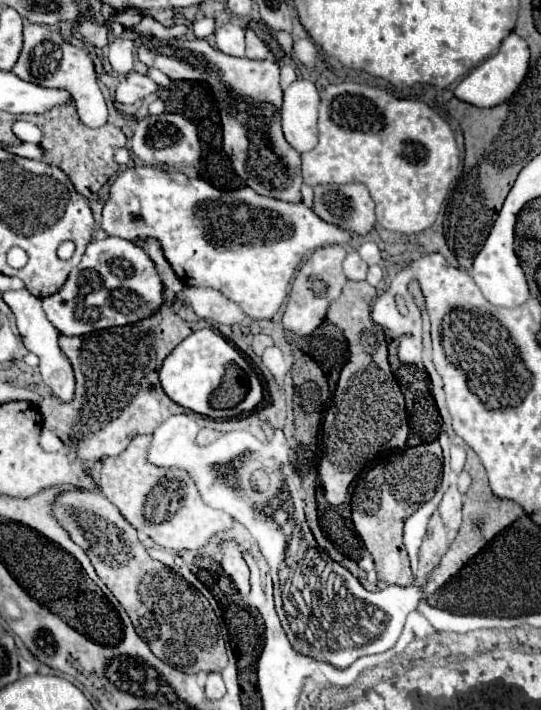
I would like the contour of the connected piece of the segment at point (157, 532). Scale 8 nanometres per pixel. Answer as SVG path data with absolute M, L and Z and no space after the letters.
M136 436L120 456L106 458L104 464L98 464L99 470L102 467L100 488L136 530L148 534L162 548L198 550L210 540L212 534L230 526L230 516L222 516L222 512L214 512L210 506L204 506L200 494L196 494L194 482L186 476L184 470L152 466L146 460L148 444L150 436Z

